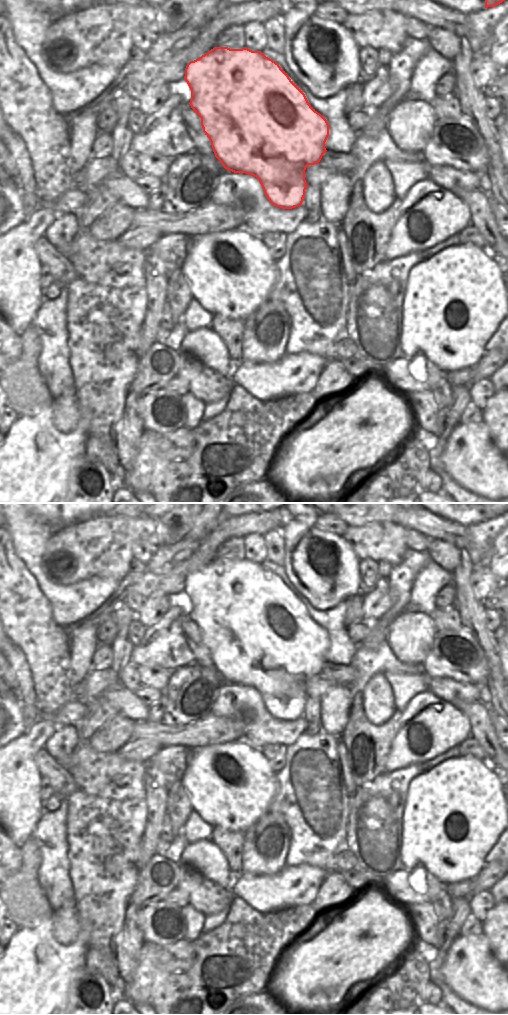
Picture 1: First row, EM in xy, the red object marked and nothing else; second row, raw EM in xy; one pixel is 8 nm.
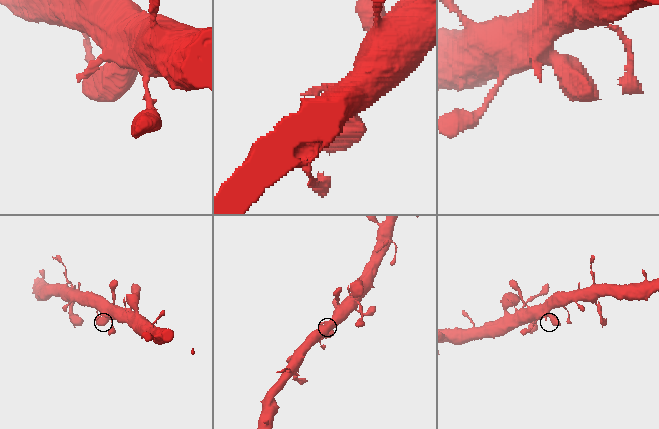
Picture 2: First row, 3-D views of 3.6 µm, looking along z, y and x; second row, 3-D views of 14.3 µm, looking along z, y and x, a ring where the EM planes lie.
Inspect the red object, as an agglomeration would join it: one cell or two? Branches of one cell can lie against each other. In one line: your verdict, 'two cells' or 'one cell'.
one cell

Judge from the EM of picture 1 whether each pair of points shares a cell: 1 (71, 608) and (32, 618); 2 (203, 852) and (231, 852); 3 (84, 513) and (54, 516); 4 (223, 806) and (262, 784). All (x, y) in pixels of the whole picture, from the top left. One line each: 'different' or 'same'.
1: different
2: different
3: same
4: same

